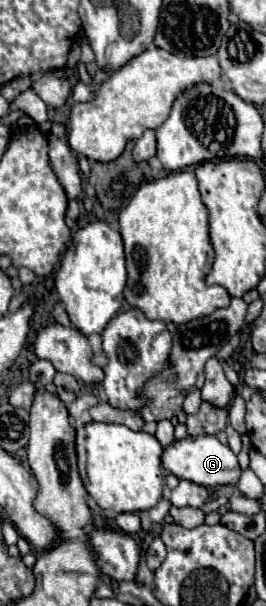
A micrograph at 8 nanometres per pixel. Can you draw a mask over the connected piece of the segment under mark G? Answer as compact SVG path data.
M187 435L179 441L173 441L171 445L163 447L161 465L167 473L173 473L179 479L187 479L187 481L193 481L203 487L237 483L239 475L241 475L237 455L227 445L223 445L215 435L199 435L199 437Z

